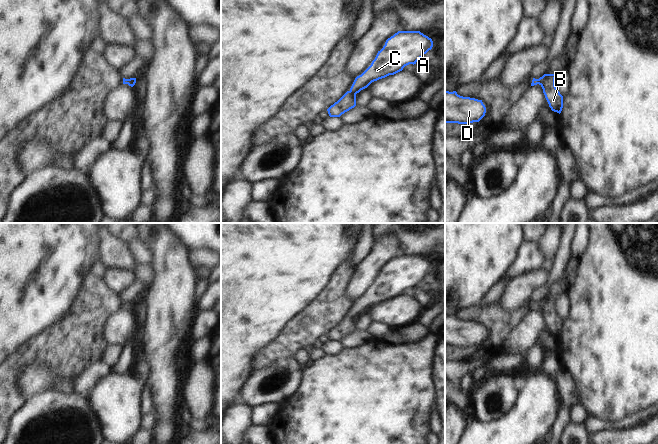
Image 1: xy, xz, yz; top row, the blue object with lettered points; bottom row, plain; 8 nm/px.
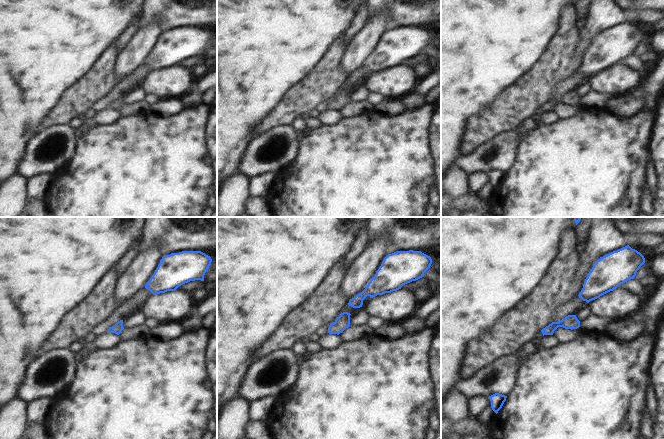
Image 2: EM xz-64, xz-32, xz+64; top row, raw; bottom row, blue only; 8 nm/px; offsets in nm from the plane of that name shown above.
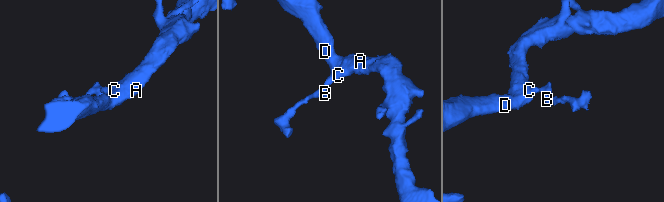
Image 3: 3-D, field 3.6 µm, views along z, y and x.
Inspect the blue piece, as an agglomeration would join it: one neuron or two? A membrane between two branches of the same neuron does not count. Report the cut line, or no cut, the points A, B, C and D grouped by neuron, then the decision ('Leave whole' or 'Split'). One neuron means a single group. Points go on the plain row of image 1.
No split. Groups: A B C D. Leave whole

